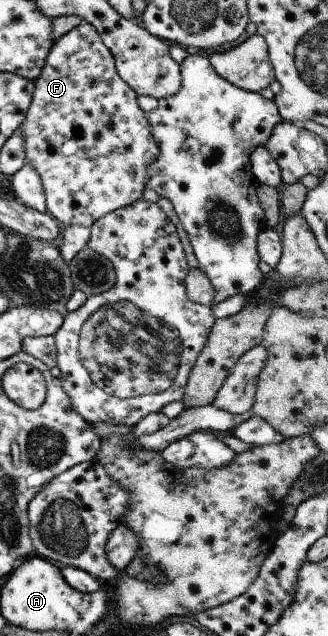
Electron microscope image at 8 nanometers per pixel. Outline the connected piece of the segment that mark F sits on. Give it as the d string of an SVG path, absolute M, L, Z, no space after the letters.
M80 22L75 28L68 30L51 45L46 61L41 67L39 76L33 80L34 89L23 122L18 126L17 134L23 138L24 160L30 163L31 168L38 174L43 192L47 213L51 215L61 226L87 227L89 228L98 218L105 216L112 210L130 205L141 199L141 194L148 182L148 167L155 160L158 148L150 133L150 126L144 113L137 104L137 95L133 92L116 73L114 60L97 31L85 22Z

